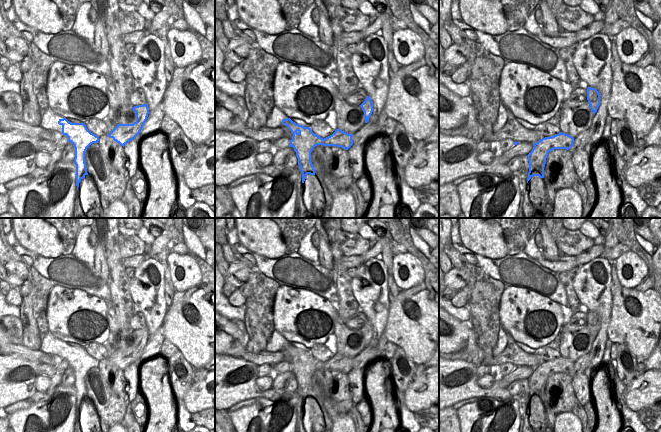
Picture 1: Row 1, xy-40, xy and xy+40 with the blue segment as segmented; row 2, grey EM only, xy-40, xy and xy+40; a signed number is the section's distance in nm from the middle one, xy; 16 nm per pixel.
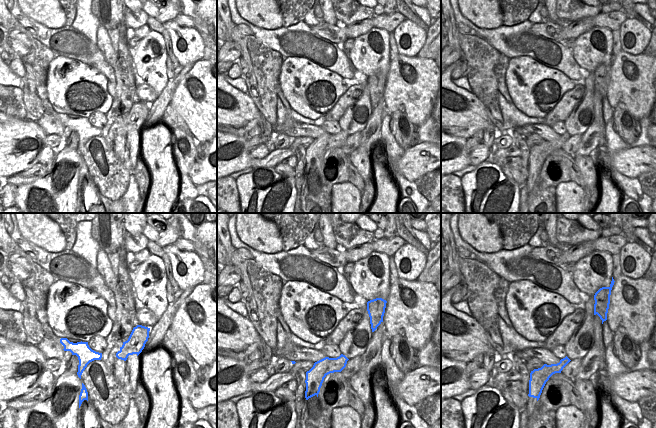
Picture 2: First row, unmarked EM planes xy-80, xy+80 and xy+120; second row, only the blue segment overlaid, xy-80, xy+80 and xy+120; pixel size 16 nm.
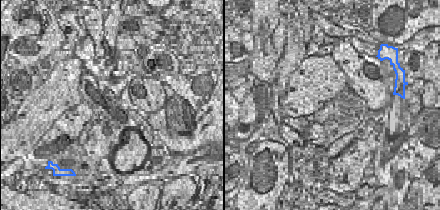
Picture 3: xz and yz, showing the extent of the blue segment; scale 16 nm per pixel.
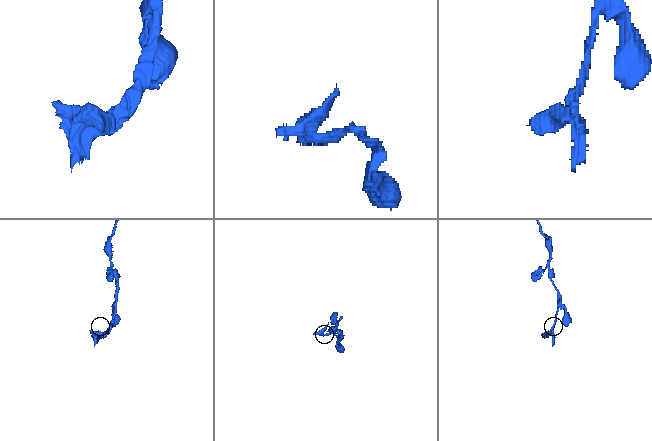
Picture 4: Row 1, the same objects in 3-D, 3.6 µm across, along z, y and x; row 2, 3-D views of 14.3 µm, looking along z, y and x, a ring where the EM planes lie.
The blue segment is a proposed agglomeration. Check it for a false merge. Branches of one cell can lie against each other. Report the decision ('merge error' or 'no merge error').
merge error

